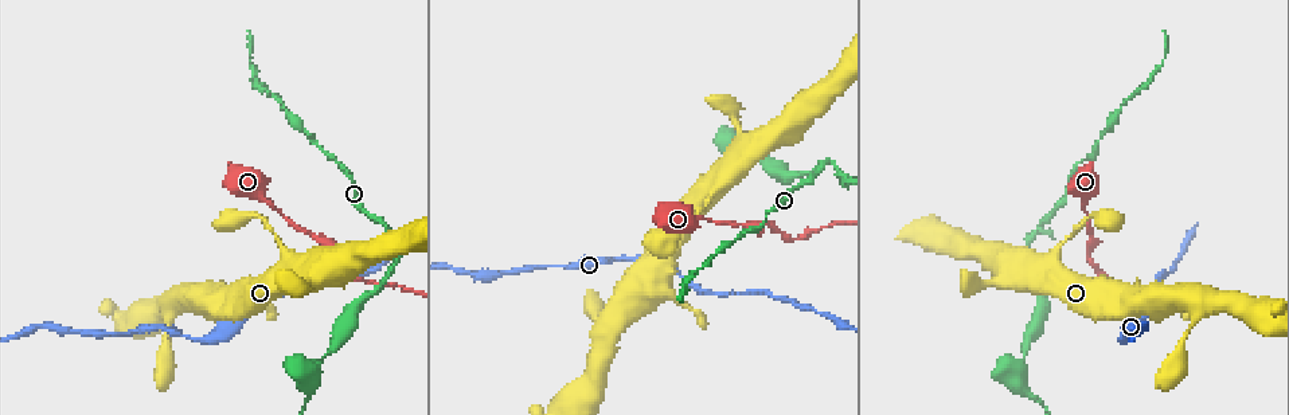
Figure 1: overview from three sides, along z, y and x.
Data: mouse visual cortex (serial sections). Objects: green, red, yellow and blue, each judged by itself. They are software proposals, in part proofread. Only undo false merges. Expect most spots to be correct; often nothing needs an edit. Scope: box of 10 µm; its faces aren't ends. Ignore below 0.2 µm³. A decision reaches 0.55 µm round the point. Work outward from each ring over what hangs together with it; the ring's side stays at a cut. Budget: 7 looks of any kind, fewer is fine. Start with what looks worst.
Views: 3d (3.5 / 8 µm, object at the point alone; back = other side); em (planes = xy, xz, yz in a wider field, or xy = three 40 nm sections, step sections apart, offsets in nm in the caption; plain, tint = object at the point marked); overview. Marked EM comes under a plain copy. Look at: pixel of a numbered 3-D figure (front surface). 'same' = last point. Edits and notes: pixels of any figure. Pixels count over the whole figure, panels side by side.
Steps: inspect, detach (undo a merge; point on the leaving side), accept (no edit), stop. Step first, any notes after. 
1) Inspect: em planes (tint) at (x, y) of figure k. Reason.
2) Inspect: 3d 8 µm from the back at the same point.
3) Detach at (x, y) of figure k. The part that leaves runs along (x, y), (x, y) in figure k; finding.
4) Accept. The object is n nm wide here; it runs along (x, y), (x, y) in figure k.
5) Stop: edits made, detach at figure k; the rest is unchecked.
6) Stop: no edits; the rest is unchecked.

Inspect: 3d 3.5 µm at (1028, 240) of figure 1. Arms part here.

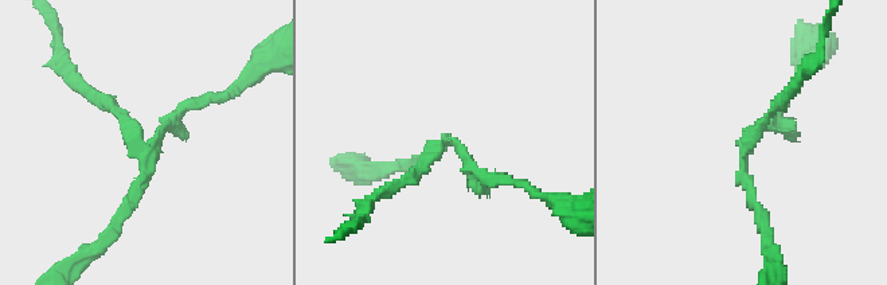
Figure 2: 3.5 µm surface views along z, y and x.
Inspect: em xy step 3 (tint) at (750, 142) of figure 2. Need the tissue.

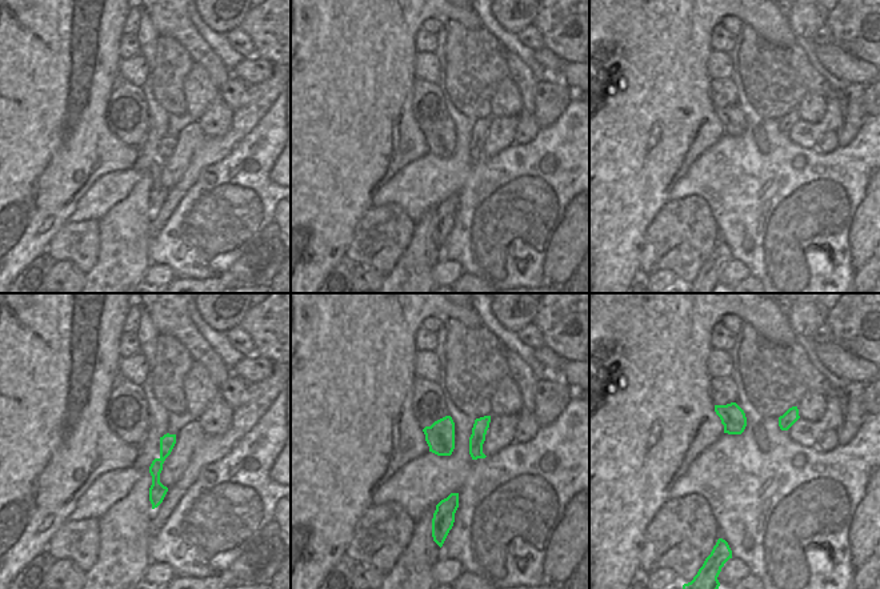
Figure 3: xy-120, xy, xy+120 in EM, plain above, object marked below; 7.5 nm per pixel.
Detach at (132, 205) of figure 2. The part that leaves runs along (141, 153), (145, 182), (79, 257) in figure 2; a second cell is stuck on.

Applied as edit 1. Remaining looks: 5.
Inspect: overview.

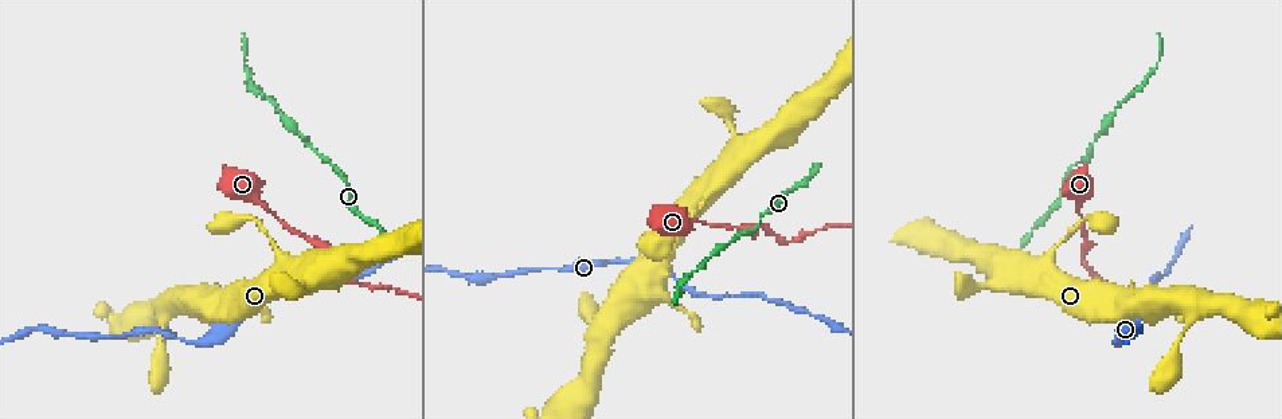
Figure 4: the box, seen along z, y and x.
Inspect: 3d 3.5 µm at (1118, 342) of figure 4. Sudden change in width.

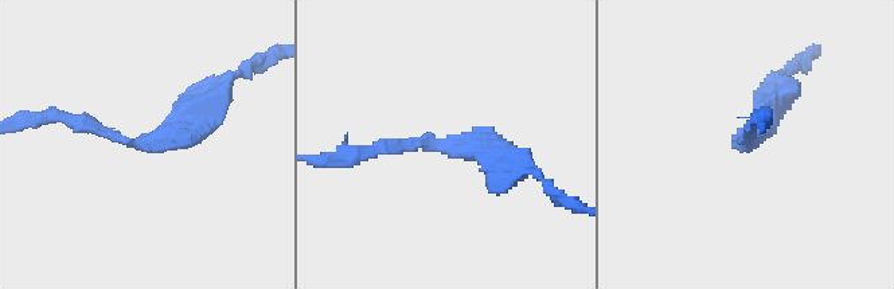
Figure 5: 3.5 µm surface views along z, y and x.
Inspect: em xy step 1 (tint) at (465, 149) of figure 5. Need the tissue.

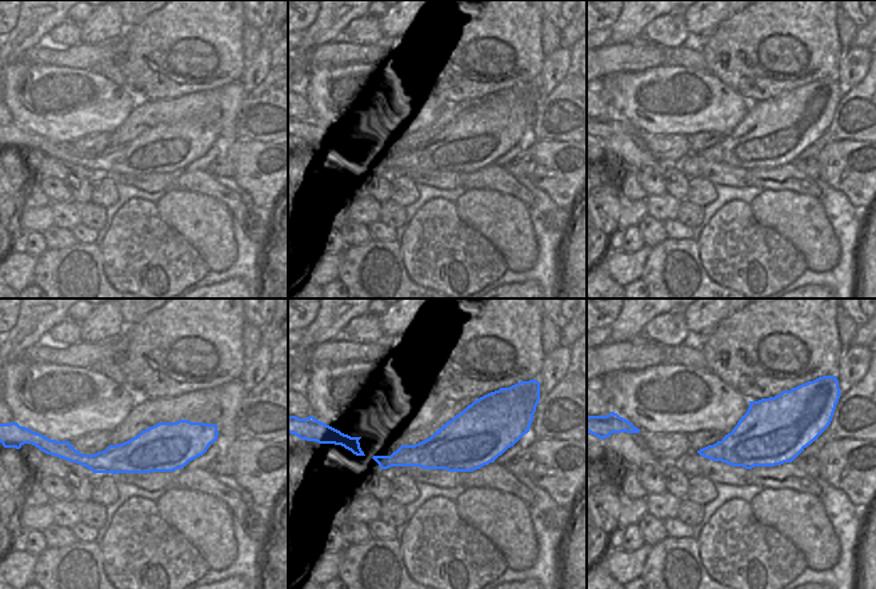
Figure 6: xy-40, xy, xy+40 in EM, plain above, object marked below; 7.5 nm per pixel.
Accept. It runs along (208, 439), (114, 460), (70, 457) in figure 6; continuous, no second cell.

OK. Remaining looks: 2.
Inspect: 3d 3.5 µm at (1011, 274) of figure 4.

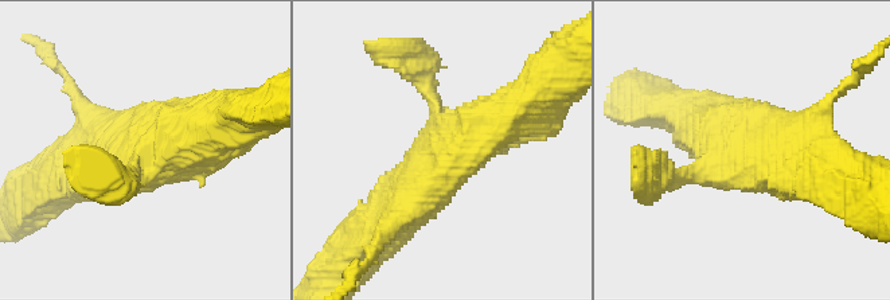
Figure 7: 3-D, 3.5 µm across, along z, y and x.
Inspect: em xy step 1 (tint) at (451, 145) of figure 7.

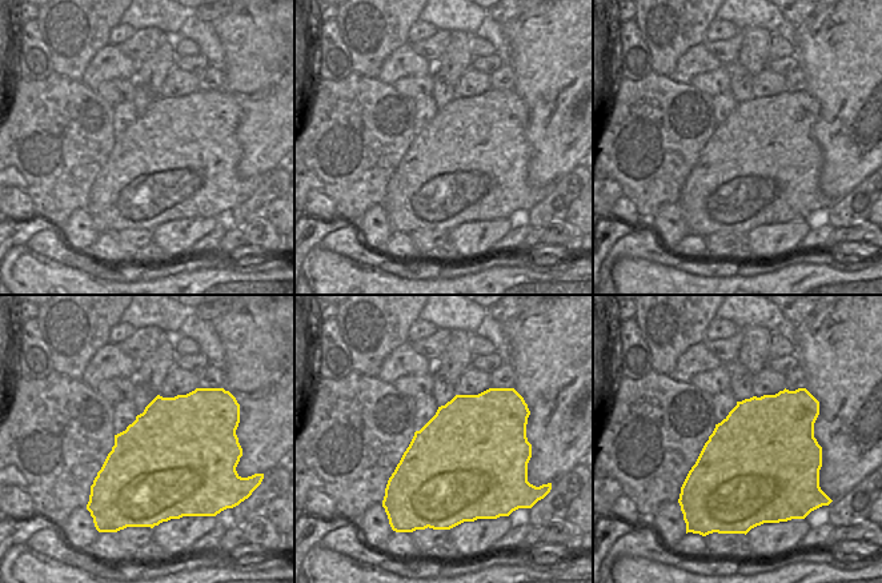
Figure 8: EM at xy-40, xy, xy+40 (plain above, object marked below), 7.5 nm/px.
Accept. It runs along (390, 211), (476, 132), (526, 104) in figure 7; one cell here.

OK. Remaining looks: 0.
Stop: edits made, detach at figure 2; the rest is unchecked.

